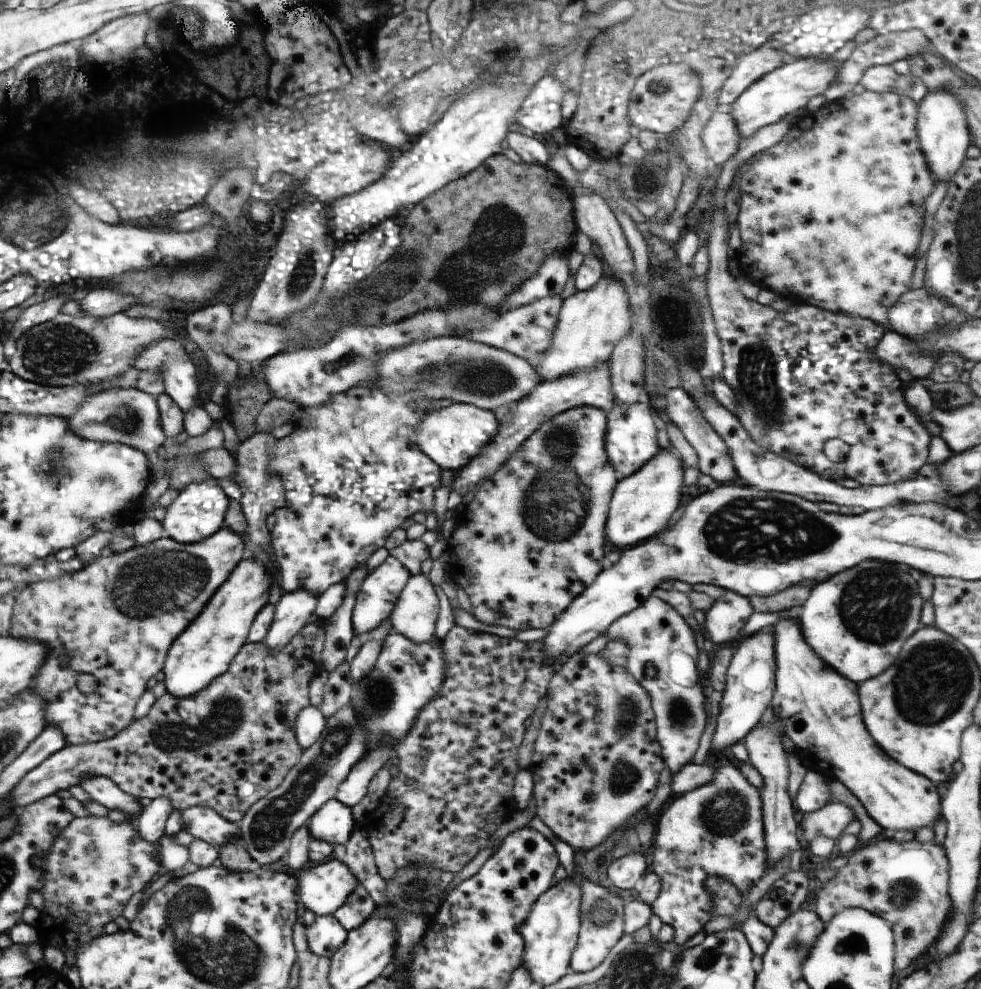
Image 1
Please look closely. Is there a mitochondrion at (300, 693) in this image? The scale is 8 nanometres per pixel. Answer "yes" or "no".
no

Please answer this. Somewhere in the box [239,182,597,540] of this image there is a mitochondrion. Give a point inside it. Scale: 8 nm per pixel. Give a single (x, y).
(484, 377)

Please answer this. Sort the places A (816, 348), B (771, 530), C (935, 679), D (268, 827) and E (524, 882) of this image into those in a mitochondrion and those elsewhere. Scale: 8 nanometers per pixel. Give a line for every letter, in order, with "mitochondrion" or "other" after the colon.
A: other
B: mitochondrion
C: mitochondrion
D: mitochondrion
E: other

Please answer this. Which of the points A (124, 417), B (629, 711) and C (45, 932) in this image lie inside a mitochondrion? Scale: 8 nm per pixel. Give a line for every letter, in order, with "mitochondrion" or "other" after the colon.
A: mitochondrion
B: mitochondrion
C: other

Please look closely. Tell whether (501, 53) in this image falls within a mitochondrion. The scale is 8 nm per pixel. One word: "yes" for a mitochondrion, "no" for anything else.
no

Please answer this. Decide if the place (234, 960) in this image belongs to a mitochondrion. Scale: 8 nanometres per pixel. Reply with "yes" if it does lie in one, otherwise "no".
yes

